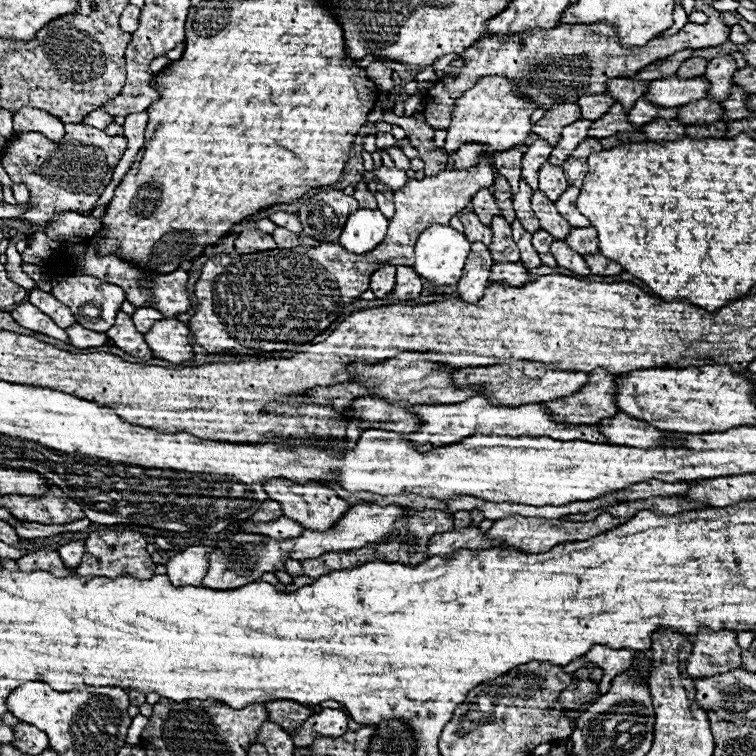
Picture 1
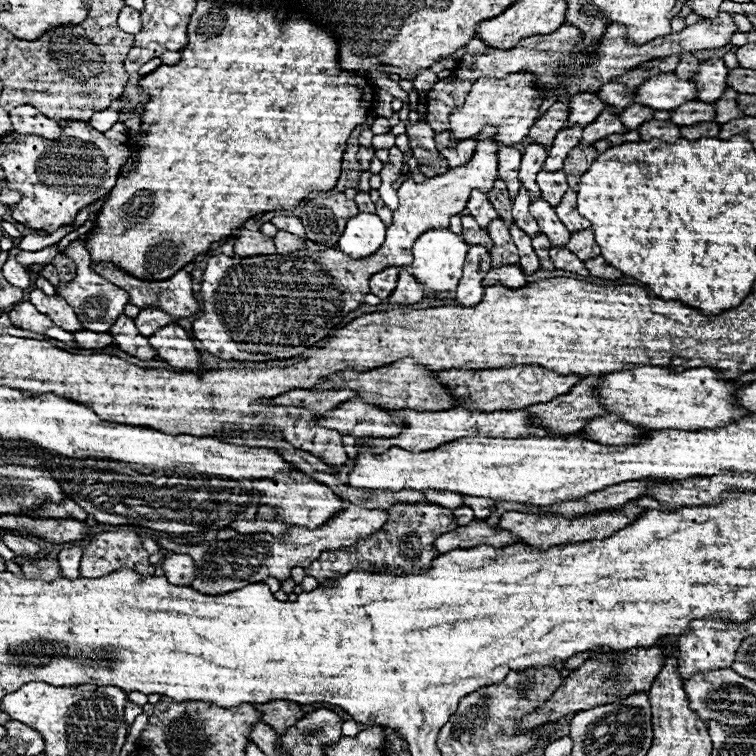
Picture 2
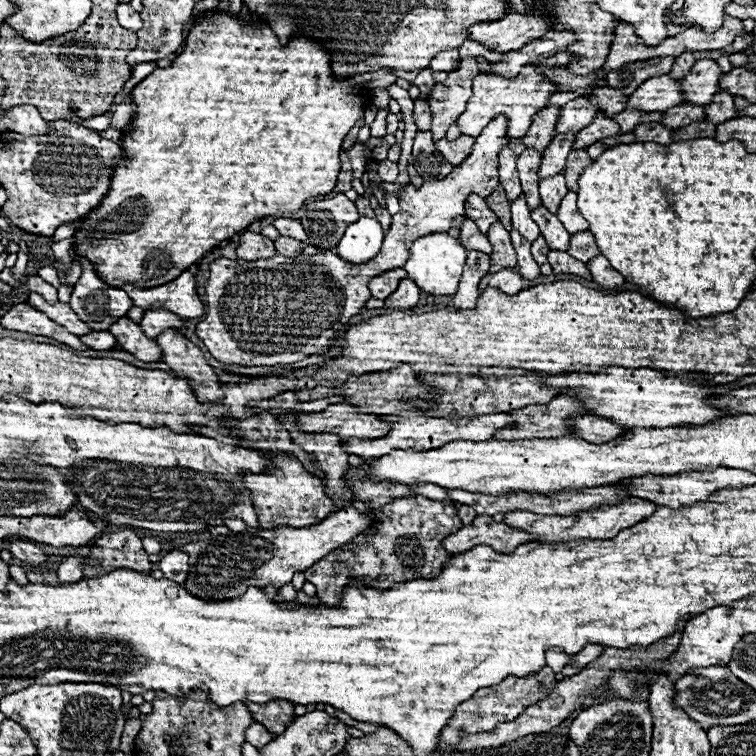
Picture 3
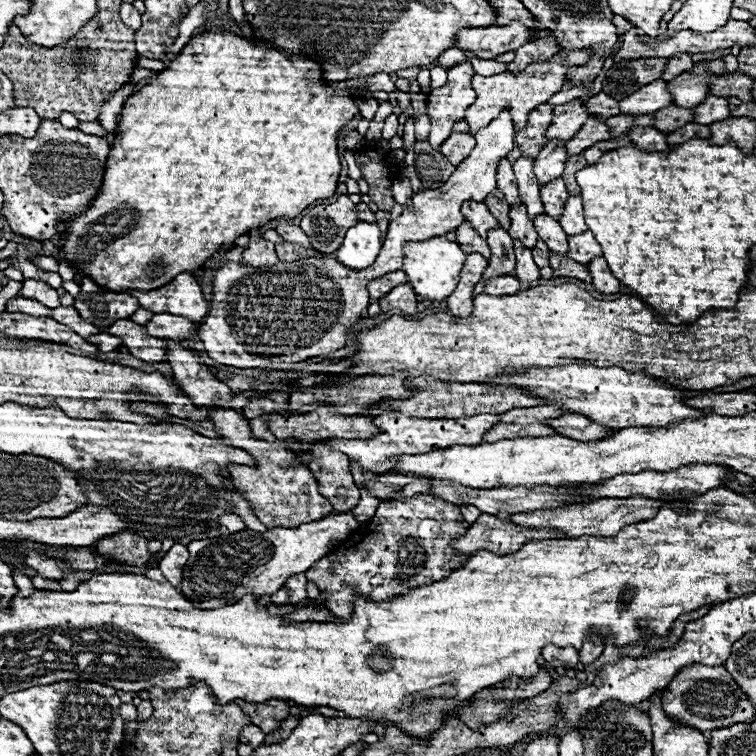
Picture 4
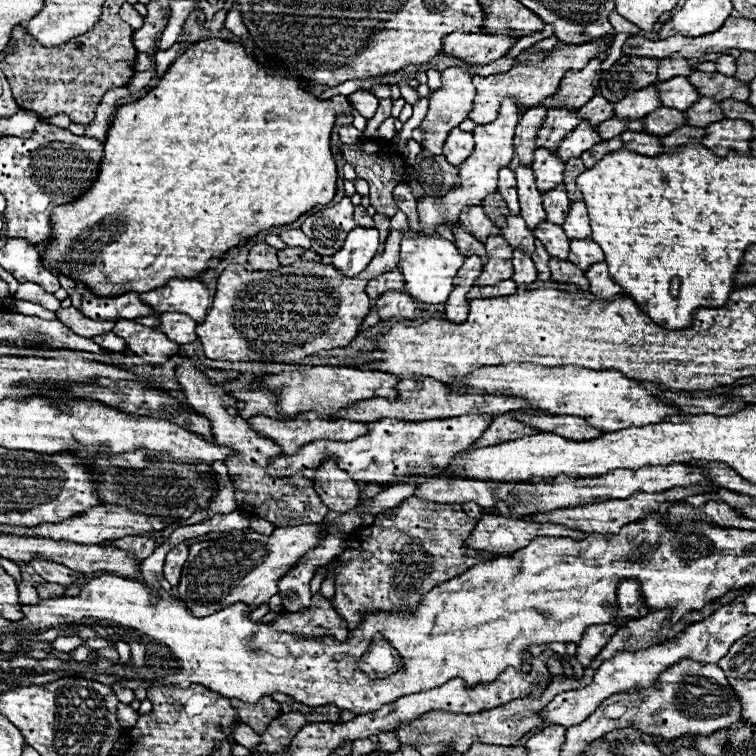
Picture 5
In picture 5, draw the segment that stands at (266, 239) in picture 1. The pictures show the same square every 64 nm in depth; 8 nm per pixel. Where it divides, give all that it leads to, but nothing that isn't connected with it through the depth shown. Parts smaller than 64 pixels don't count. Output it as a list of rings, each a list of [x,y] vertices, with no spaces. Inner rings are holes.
[[[266,242],[256,244],[248,254],[248,268],[250,270],[270,272],[270,270],[276,270],[278,266],[280,264],[278,264],[278,258],[276,258],[276,250],[272,246],[268,246]]]

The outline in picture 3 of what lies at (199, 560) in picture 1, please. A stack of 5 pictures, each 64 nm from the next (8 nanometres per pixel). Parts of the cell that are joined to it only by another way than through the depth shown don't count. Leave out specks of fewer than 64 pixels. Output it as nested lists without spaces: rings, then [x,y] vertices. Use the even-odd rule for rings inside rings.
[[[172,548],[162,560],[160,570],[164,572],[164,578],[174,580],[176,584],[184,584],[186,572],[188,572],[188,556],[180,548]]]

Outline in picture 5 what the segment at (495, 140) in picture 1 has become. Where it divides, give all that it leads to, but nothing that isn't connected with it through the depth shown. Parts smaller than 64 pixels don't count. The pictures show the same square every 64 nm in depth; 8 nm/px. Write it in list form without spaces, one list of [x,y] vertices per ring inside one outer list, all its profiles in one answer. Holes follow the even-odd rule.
[[[600,38],[600,40],[586,42],[586,44],[566,44],[562,48],[554,48],[542,62],[530,62],[530,64],[520,62],[520,64],[514,64],[504,74],[494,74],[494,76],[486,76],[486,78],[474,76],[472,82],[476,86],[476,96],[474,96],[474,110],[470,112],[470,118],[476,124],[486,124],[490,120],[496,120],[500,102],[504,98],[514,98],[524,110],[538,106],[544,98],[552,96],[558,90],[558,84],[568,70],[582,70],[586,66],[586,62],[590,62],[598,54],[606,52],[610,48],[610,42],[612,42],[610,38]]]

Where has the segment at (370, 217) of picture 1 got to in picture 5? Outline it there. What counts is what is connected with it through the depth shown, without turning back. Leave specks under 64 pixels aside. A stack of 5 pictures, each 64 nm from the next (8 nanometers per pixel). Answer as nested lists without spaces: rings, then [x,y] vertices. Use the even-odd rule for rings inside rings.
[[[354,228],[348,232],[344,246],[332,256],[332,266],[346,278],[358,276],[378,252],[376,228]]]

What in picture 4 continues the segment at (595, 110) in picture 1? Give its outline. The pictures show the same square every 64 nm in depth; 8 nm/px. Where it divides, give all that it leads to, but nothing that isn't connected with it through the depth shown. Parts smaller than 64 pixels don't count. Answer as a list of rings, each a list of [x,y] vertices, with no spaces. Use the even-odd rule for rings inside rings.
[[[572,100],[562,106],[554,106],[552,110],[552,122],[546,130],[546,140],[568,140],[582,128],[582,124],[588,120],[588,112],[584,104],[578,104],[578,100]]]

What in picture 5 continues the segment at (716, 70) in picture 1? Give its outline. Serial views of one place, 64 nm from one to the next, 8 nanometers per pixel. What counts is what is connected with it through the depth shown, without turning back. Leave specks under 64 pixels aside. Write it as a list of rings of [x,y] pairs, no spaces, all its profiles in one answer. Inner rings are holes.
[[[672,78],[668,82],[656,82],[654,86],[658,86],[658,96],[662,106],[666,104],[666,108],[678,108],[678,110],[686,110],[690,108],[690,104],[698,102],[698,92],[694,90],[694,86],[688,84],[686,78]]]

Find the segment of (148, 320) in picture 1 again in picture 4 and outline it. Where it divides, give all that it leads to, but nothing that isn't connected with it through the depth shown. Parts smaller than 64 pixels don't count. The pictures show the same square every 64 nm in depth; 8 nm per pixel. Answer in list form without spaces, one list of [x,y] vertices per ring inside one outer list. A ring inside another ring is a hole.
[[[164,312],[164,314],[154,314],[154,318],[146,324],[146,328],[154,336],[170,338],[174,342],[184,342],[196,334],[198,324],[192,320],[186,320],[182,316],[174,316],[174,314]]]

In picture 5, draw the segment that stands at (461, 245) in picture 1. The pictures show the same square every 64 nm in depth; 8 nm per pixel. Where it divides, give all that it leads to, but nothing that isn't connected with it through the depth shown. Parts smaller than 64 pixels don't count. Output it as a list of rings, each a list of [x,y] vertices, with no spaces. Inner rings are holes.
[[[422,236],[422,238],[402,238],[400,244],[400,268],[408,274],[404,276],[404,288],[412,300],[422,304],[444,304],[452,292],[452,280],[458,268],[464,264],[464,256],[458,252],[454,242],[436,236]]]

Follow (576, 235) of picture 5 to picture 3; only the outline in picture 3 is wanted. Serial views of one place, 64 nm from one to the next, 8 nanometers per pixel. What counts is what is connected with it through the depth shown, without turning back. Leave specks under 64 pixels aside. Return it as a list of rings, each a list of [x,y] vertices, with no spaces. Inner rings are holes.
[[[568,192],[566,198],[562,198],[560,208],[558,208],[558,214],[556,214],[556,216],[560,218],[560,222],[564,224],[564,228],[566,228],[570,234],[588,230],[588,224],[586,224],[586,220],[582,218],[582,214],[578,212],[576,202],[578,202],[578,196],[576,196],[574,192]]]

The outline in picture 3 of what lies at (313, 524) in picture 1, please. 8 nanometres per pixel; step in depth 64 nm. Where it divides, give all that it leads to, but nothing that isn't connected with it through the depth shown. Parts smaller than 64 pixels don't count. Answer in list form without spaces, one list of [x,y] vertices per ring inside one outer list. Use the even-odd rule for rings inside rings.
[[[260,450],[260,452],[272,460],[272,466],[262,474],[244,472],[242,482],[244,482],[244,488],[250,490],[252,504],[256,508],[260,526],[264,530],[270,530],[276,526],[290,526],[290,528],[312,526],[338,510],[332,504],[332,500],[324,494],[322,480],[306,472],[306,468],[298,462],[294,454],[284,454],[284,452],[278,454],[278,452],[266,452],[266,450]]]

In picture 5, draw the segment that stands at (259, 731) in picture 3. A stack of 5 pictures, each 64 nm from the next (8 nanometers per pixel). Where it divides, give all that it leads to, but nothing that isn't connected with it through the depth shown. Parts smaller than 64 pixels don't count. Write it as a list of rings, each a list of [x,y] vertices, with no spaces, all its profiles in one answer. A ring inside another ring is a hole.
[[[238,724],[232,730],[232,736],[234,736],[236,744],[246,746],[246,748],[254,748],[254,744],[258,744],[258,734],[250,726],[246,726],[246,724]]]

